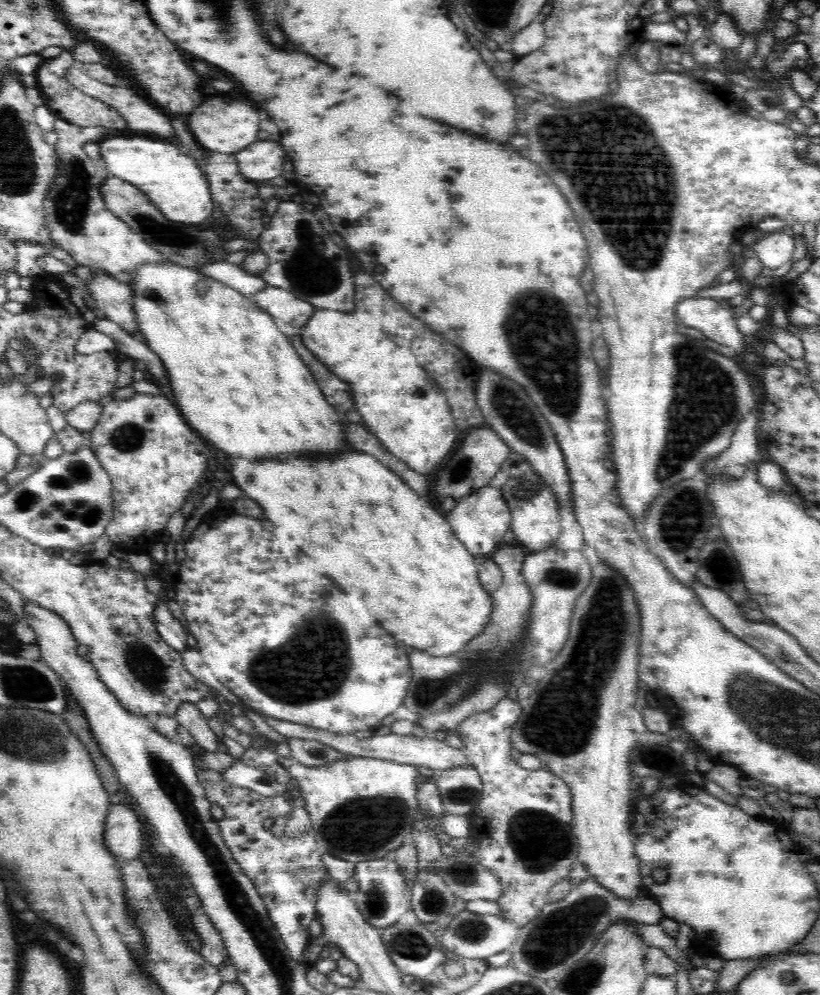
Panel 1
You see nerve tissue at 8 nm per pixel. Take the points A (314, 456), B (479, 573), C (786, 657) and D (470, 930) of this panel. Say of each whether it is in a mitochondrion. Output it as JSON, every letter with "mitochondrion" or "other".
{"A":"other","B":"other","C":"mitochondrion","D":"mitochondrion"}

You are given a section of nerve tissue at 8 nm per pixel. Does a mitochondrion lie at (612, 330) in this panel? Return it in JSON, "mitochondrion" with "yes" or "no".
{"mitochondrion":"no"}

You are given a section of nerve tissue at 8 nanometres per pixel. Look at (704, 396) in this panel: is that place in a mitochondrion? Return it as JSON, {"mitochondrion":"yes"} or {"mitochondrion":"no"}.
{"mitochondrion":"yes"}

